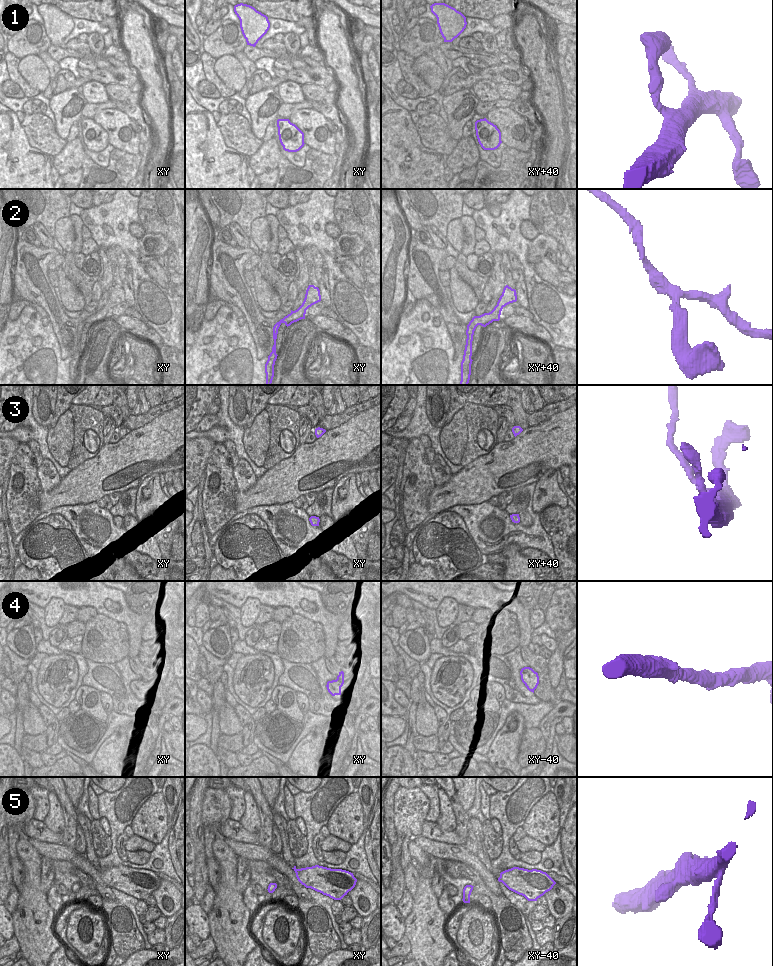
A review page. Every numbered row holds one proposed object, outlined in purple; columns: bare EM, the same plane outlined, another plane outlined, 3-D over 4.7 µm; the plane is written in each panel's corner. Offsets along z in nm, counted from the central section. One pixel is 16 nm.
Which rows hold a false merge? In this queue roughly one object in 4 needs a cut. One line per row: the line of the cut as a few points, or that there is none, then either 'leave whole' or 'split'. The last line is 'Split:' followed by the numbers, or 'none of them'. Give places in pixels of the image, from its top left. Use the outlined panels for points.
1: no cut; leave whole
2: no cut; leave whole
3: cut in xy+40 along (510, 516), (514, 521); split
4: no cut; leave whole
5: no cut; leave whole
Split: 3

